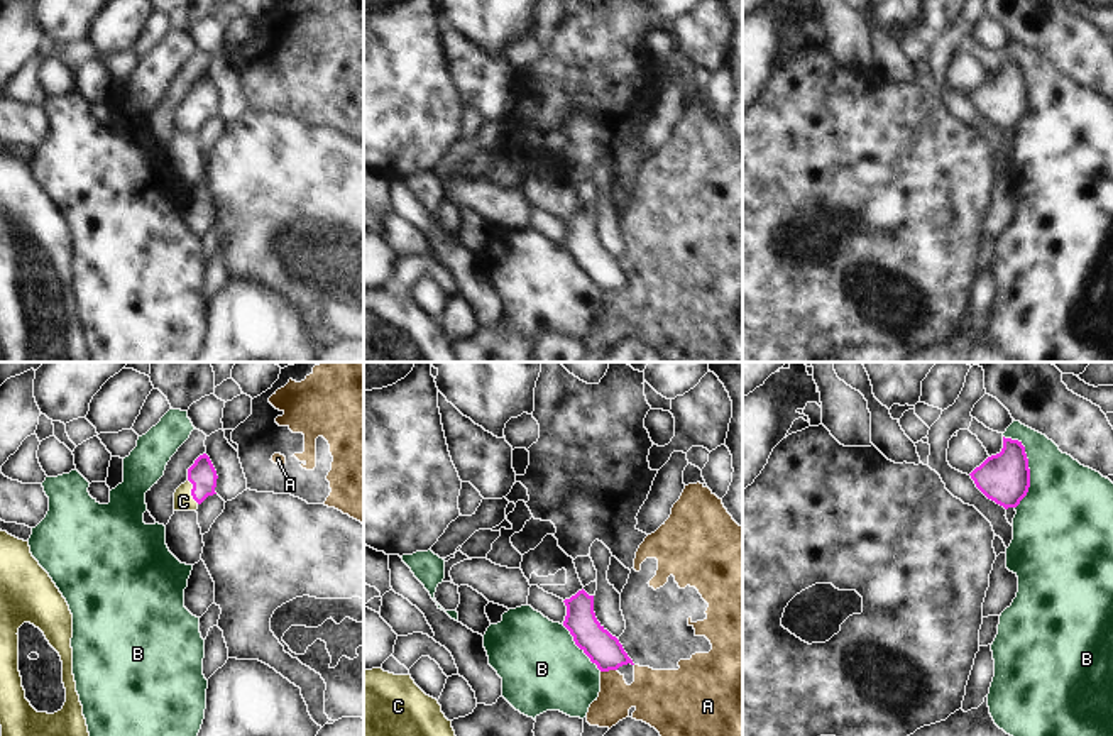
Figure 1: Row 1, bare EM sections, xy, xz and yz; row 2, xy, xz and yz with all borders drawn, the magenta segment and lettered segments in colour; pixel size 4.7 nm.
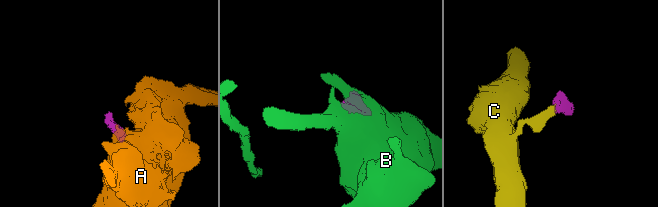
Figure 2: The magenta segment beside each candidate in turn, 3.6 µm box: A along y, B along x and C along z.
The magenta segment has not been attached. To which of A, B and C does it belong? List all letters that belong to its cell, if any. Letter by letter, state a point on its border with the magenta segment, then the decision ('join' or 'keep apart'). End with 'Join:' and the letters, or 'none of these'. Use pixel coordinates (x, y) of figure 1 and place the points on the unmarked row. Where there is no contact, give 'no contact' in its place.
A: xz (608, 291) | keep apart
B: yz (1027, 88) | keep apart
C: xy (191, 112) | join
Join: C

